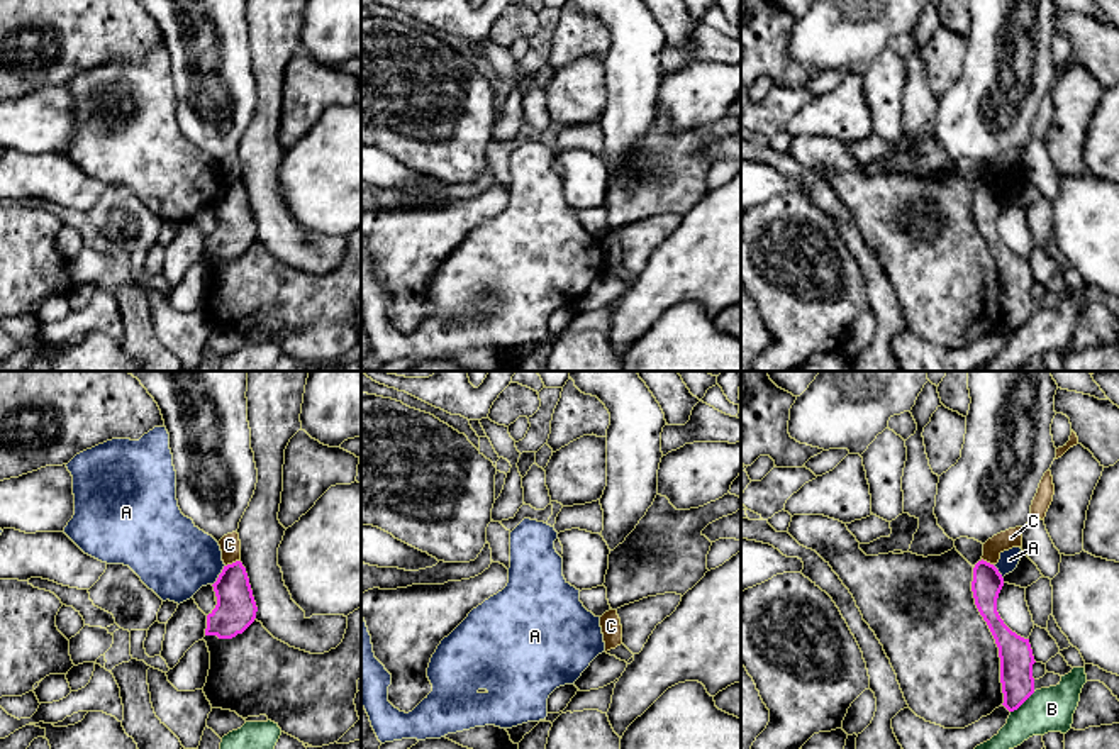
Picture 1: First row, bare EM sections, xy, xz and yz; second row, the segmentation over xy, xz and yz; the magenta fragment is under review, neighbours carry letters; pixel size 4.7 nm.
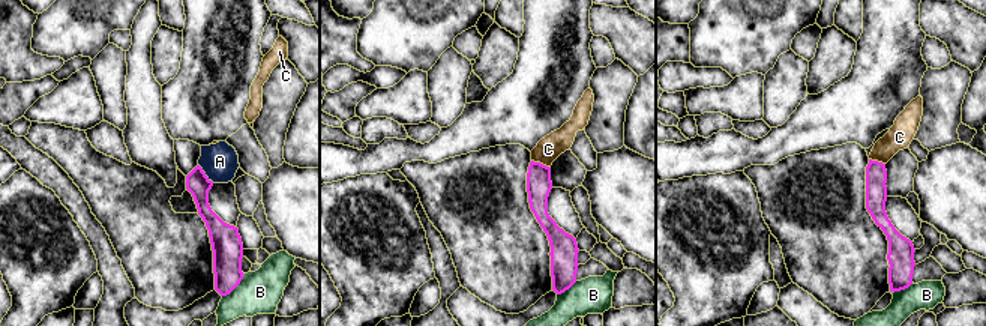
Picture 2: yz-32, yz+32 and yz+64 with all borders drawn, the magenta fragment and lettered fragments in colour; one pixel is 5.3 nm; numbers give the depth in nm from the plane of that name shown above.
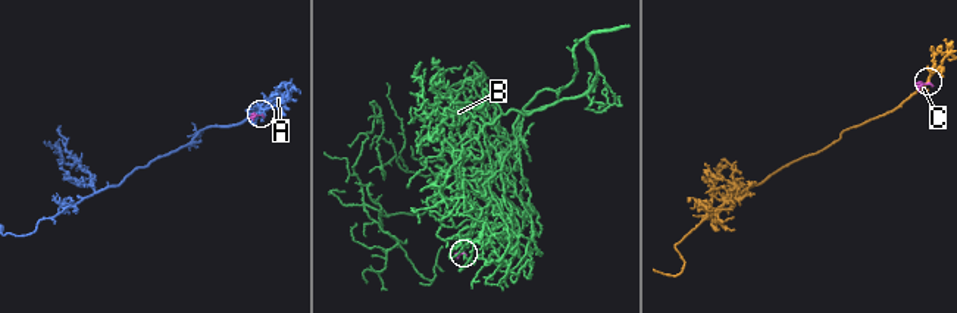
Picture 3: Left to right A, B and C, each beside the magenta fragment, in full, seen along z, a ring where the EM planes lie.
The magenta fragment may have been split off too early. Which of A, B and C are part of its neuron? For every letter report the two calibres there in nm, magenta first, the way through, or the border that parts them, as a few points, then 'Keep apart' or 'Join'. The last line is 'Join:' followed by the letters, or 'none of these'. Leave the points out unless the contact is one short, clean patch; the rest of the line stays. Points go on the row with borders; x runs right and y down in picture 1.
A: Thickness 190 nm (magenta) against 360 nm. Boundary: xy (224, 565), (212, 585). Keep apart
B: Thickness 160 nm (magenta) against 220 nm. Boundary: yz (1035, 692), (1011, 712). Keep apart
C: Thickness 190 nm (magenta) against 100 nm. Boundary: xy (239, 560), (226, 566). Keep apart
Join: none of these

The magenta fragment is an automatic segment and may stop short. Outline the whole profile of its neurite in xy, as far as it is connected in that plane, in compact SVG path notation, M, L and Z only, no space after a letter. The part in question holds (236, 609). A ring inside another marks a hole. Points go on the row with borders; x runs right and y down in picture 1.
M241 561L224 566L212 585L217 605L207 615L205 635L232 639L242 634L256 619L256 602L249 585L246 568Z

